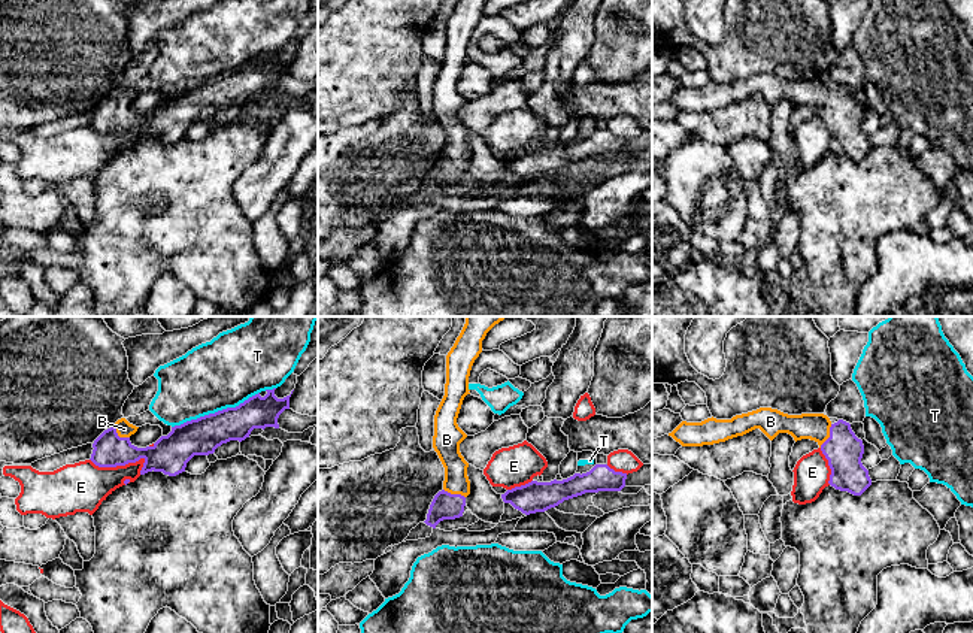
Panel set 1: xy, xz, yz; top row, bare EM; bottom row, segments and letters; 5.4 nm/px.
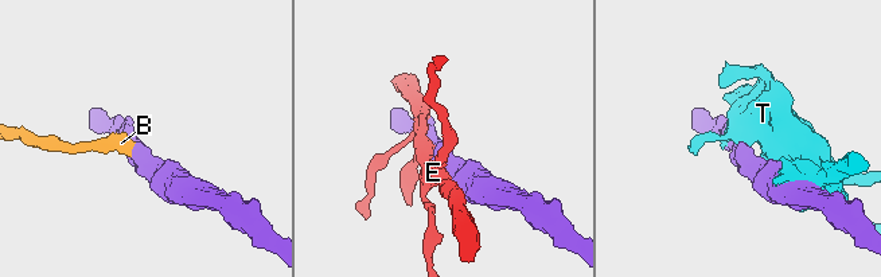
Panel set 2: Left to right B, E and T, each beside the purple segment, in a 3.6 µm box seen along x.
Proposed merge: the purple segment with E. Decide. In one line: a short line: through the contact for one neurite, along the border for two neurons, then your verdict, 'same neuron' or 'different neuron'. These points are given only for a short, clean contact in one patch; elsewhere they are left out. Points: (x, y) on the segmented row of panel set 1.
different neuron

